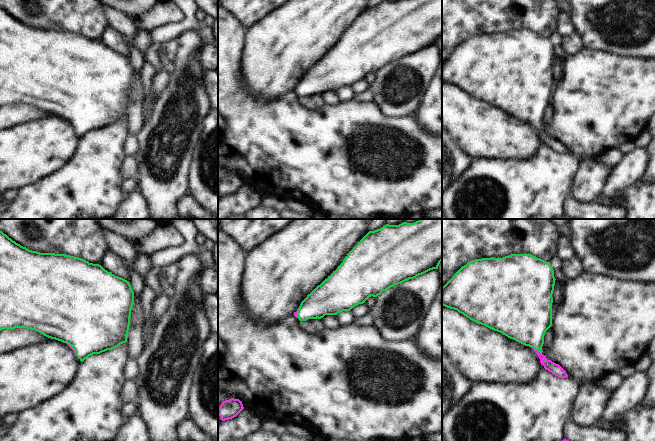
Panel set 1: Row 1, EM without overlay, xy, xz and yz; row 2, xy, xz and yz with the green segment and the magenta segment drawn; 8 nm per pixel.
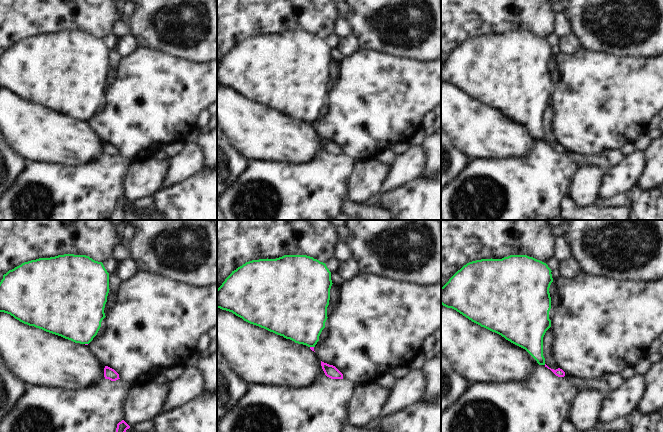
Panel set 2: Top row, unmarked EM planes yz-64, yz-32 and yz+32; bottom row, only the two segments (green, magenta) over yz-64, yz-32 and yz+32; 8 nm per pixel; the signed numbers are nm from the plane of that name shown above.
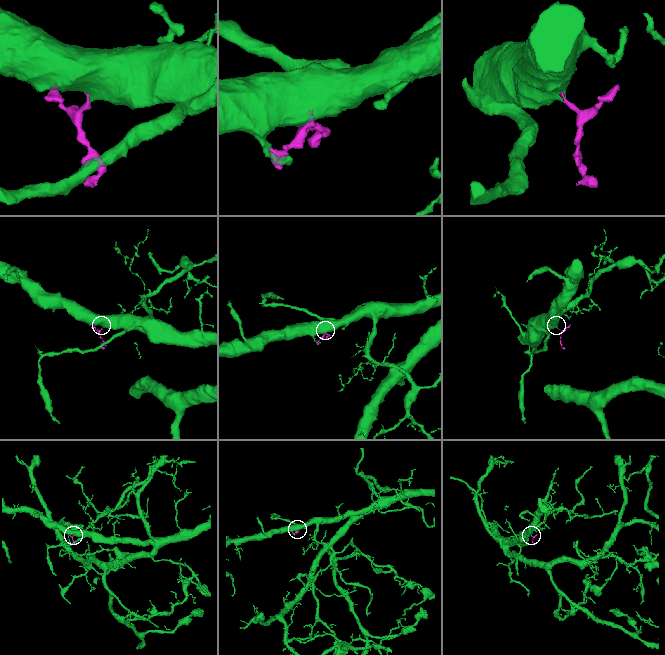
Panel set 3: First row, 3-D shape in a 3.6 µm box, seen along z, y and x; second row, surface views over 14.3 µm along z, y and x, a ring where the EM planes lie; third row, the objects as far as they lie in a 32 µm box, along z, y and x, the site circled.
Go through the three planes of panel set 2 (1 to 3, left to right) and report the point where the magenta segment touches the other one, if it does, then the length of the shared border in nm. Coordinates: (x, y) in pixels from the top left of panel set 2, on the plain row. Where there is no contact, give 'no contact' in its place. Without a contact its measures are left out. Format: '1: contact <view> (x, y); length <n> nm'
1: contact yz-64 (86, 119); length 30 nm
2: contact yz-32 (312, 122); length 30 nm
3: no contact

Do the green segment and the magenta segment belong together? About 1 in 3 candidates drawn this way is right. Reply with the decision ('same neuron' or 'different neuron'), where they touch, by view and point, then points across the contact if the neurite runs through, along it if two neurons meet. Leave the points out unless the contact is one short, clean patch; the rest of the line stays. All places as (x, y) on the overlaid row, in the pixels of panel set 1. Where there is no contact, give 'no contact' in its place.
same neuron; contact yz (536, 349); way yz (525, 320), (535, 339), (536, 349), (542, 359), (555, 369)

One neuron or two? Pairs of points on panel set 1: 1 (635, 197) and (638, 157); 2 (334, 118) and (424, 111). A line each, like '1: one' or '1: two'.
1: two
2: two

